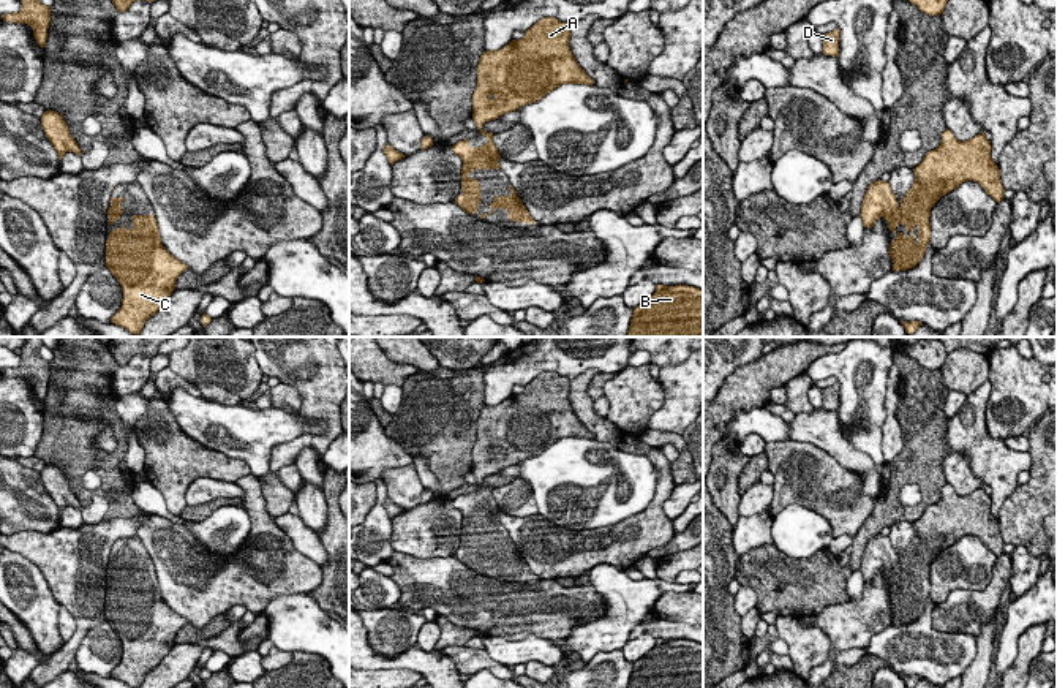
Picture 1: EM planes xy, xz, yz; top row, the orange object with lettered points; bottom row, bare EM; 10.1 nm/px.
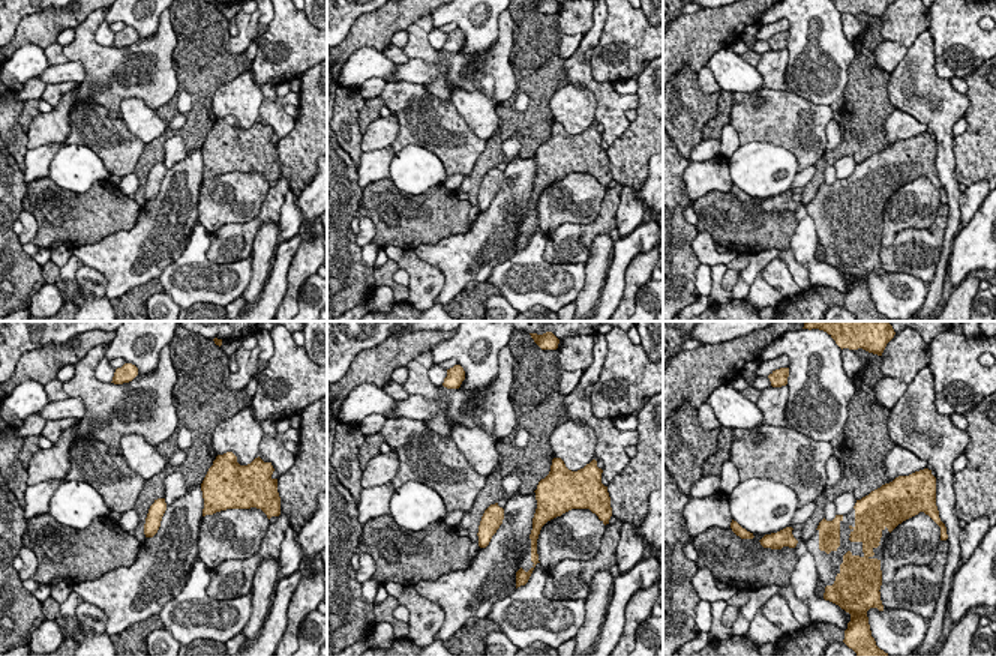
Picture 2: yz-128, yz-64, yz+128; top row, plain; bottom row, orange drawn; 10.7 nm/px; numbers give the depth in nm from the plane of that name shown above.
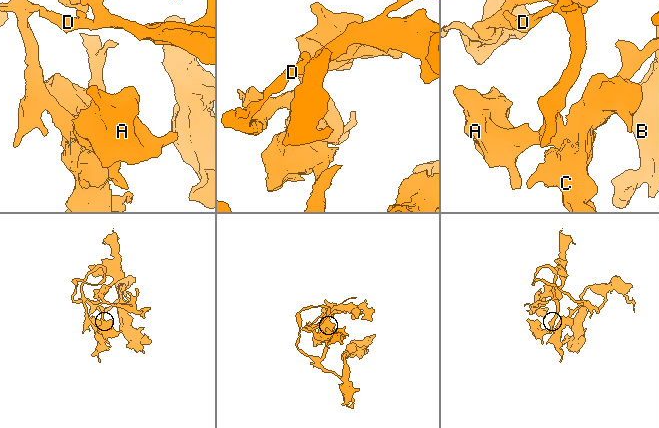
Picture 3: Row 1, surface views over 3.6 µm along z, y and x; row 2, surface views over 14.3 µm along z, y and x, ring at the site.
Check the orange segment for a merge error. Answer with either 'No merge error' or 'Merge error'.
No merge error

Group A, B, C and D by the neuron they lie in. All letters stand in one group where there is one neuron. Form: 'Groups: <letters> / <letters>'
Groups: A B C D

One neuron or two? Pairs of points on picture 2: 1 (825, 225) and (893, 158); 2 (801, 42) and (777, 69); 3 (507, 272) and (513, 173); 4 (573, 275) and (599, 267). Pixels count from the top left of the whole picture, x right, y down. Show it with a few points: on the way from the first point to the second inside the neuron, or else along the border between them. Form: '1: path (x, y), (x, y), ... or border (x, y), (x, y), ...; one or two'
1: path (837, 207), (875, 173); one
2: border (786, 48), (786, 86), (791, 90); two
3: border (515, 254), (500, 263), (485, 279); two
4: border (587, 264), (585, 284), (573, 300); two

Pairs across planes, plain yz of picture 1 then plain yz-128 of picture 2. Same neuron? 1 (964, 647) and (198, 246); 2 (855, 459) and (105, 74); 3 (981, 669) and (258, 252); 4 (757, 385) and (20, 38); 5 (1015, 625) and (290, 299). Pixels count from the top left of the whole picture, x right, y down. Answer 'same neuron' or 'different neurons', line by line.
1: same neuron
2: different neurons
3: same neuron
4: same neuron
5: different neurons

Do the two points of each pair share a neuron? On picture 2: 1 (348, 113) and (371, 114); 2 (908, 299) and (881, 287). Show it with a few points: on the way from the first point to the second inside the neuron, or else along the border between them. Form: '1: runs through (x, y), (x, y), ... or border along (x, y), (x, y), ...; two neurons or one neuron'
1: border along (366, 101), (359, 113), (359, 131), (362, 134); two neurons
2: runs through (902, 296), (887, 290); one neuron

